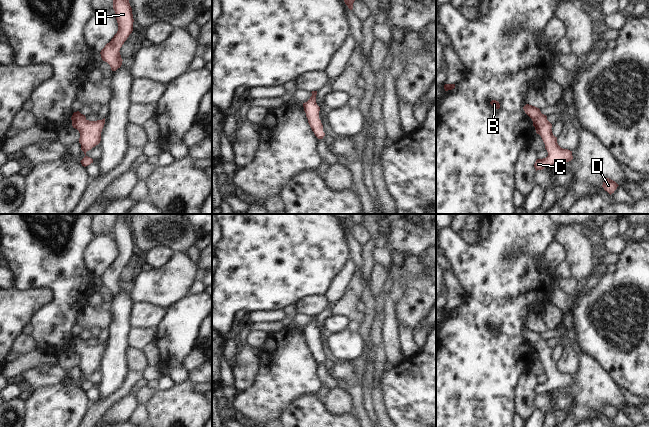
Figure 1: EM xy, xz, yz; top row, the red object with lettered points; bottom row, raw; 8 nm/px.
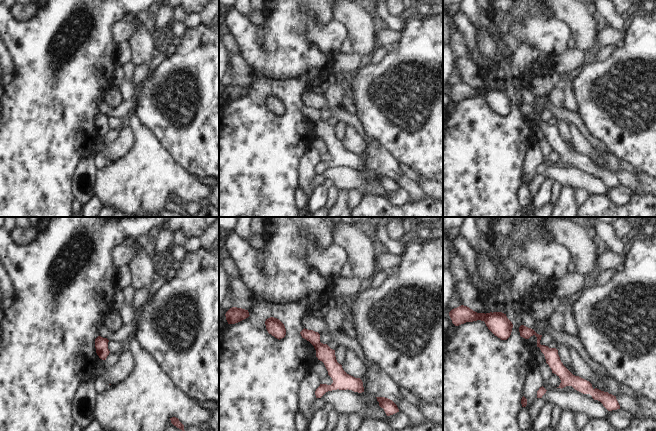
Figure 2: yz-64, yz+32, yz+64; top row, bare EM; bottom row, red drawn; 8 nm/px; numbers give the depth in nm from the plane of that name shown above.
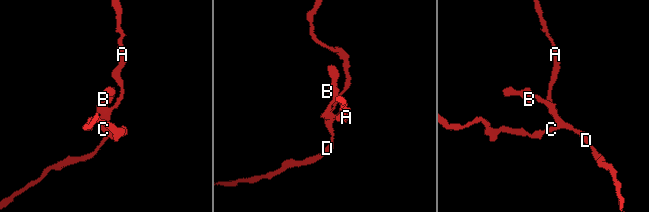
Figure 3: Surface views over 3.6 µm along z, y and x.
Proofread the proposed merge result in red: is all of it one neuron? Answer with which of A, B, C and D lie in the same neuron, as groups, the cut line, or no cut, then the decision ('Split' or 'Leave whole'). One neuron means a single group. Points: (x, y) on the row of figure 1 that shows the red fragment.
Groups: A B C D. No split. Leave whole

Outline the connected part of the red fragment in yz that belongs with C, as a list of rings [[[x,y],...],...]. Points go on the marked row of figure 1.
[[[526,104],[523,107],[525,113],[532,119],[536,133],[539,134],[545,144],[548,156],[543,159],[537,159],[534,167],[542,170],[555,163],[569,162],[573,159],[572,151],[561,148],[557,143],[557,137],[552,133],[552,124],[547,120],[547,116],[542,114],[540,109]]]

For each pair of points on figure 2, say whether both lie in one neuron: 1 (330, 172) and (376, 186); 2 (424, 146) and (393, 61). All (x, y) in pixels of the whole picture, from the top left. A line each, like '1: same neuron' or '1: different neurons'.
1: same neuron
2: same neuron

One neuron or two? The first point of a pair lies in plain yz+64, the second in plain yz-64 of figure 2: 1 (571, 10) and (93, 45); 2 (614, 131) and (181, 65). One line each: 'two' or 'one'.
1: two
2: one

